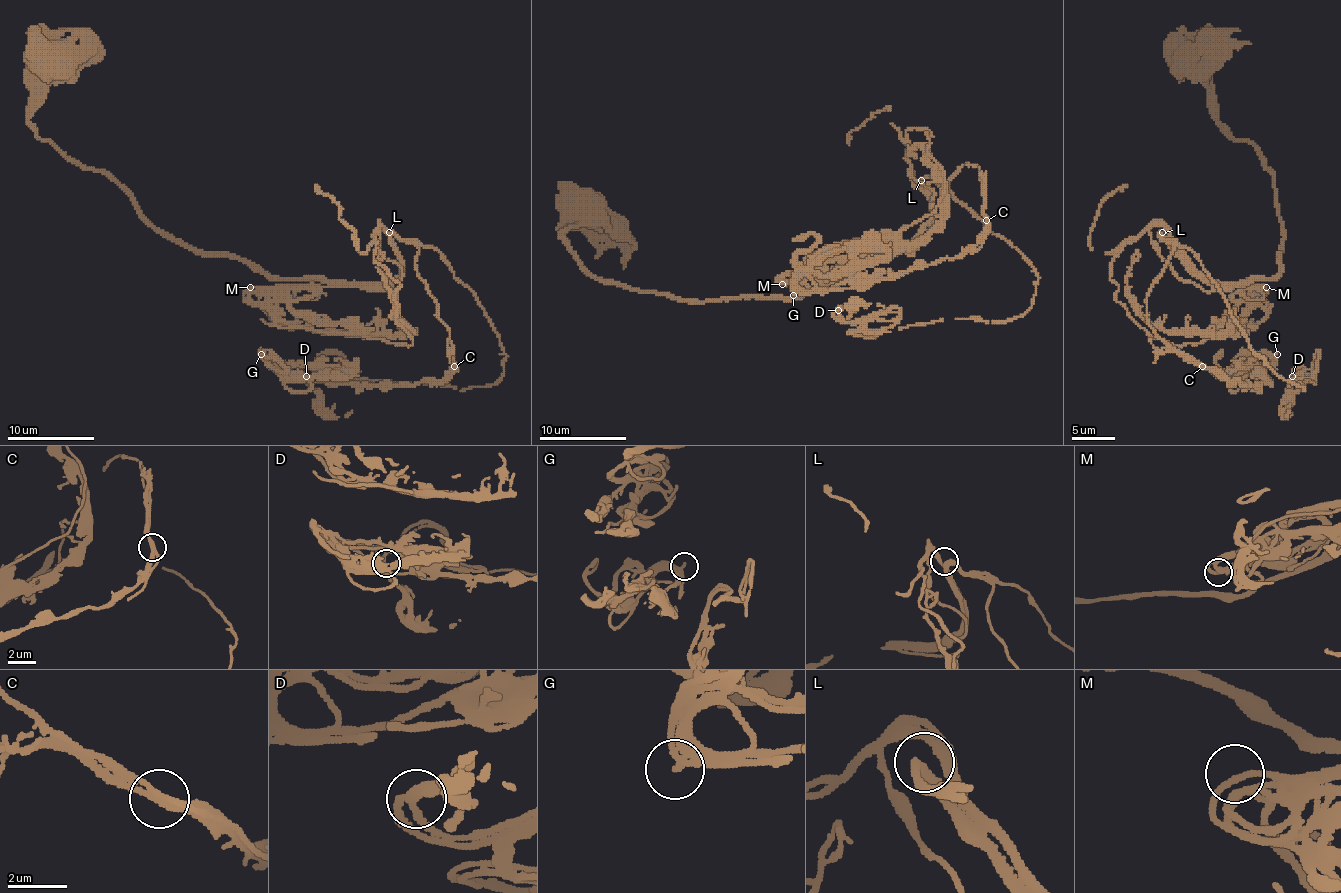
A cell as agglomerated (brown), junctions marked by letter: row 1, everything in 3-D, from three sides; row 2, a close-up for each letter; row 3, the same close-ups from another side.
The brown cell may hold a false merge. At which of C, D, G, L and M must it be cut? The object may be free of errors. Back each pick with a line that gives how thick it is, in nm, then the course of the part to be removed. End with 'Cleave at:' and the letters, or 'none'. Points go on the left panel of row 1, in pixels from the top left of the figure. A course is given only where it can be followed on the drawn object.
Cleave at: none

